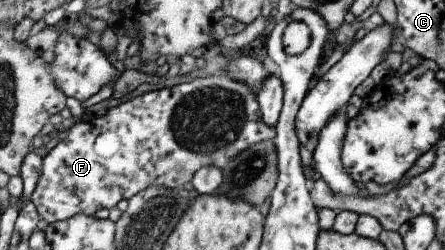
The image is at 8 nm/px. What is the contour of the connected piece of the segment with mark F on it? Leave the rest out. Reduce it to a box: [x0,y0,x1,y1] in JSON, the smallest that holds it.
[29,73,273,225]

